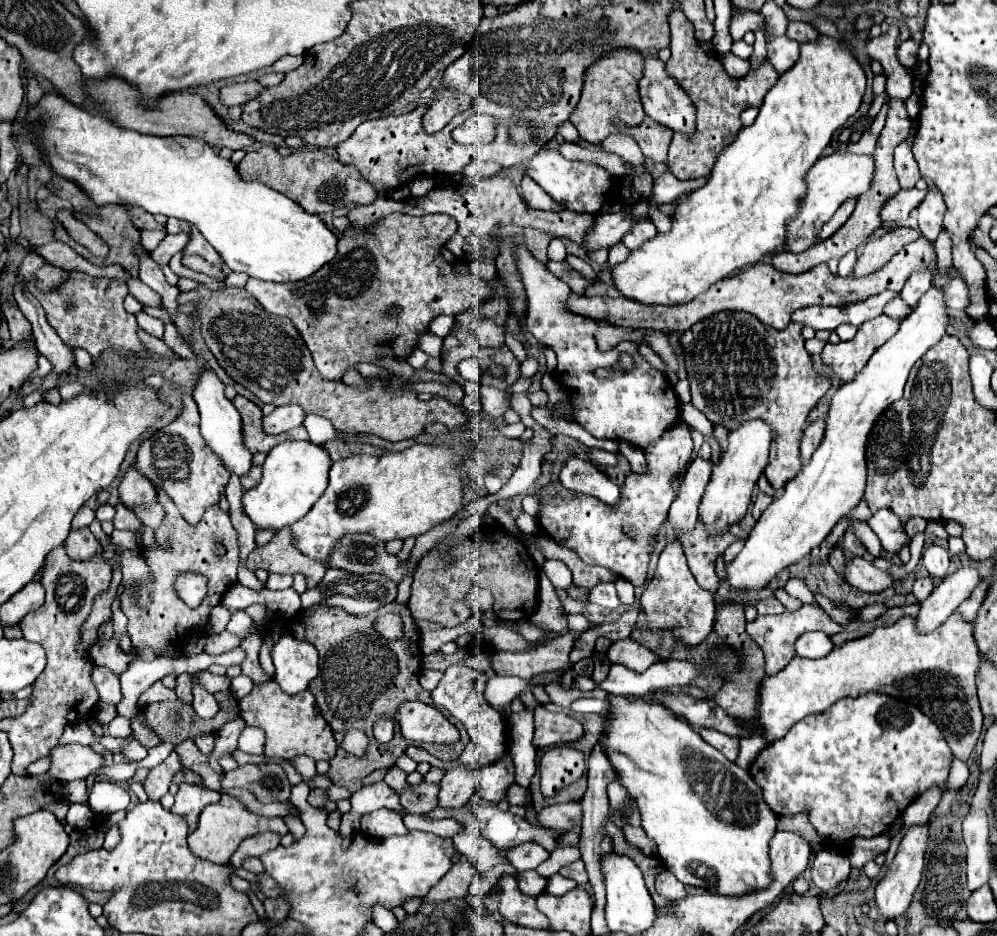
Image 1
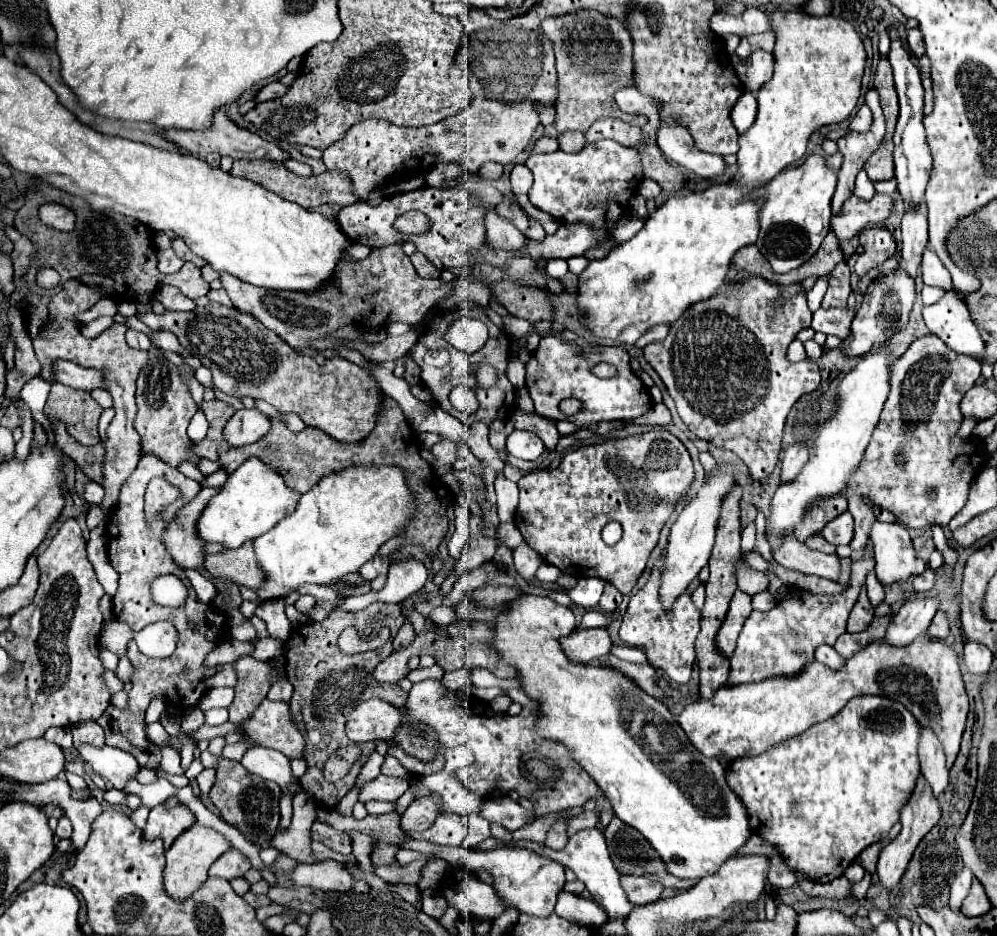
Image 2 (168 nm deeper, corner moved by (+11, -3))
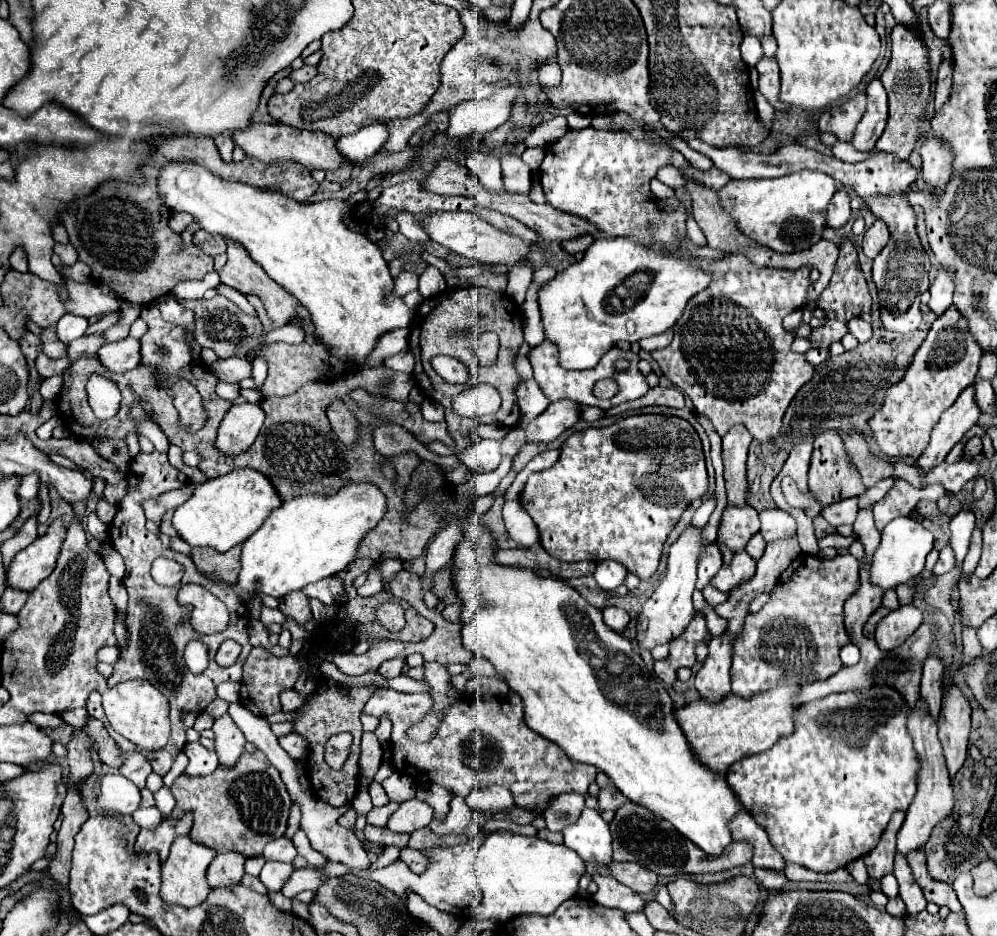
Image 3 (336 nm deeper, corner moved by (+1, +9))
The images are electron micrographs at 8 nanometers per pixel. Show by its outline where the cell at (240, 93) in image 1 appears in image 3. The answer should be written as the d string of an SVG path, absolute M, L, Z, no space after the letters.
M303 65L301 69L297 69L297 71L291 71L291 75L289 75L289 77L291 77L295 83L301 83L301 81L311 81L315 75L317 75L317 67Z

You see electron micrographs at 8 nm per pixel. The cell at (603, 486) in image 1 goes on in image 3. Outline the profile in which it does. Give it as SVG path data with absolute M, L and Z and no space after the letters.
M527 379L527 381L521 381L517 387L517 403L525 419L535 419L547 409L551 401L547 401L547 397L543 395L543 391L533 379Z

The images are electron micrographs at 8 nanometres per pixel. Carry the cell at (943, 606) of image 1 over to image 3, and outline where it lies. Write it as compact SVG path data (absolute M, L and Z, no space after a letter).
M901 605L899 609L891 611L887 617L879 621L875 631L875 641L883 651L893 651L899 647L915 629L923 623L923 611L915 605Z

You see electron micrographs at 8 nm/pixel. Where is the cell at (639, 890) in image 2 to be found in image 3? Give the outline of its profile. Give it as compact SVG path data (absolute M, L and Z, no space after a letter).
M613 863L611 875L619 883L633 889L635 893L651 893L659 883L657 873L651 873L649 869L637 865L637 863Z

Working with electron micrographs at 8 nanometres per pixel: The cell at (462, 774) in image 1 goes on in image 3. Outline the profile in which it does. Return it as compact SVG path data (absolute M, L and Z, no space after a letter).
M415 797L415 799L401 803L401 807L391 815L387 827L397 833L413 833L415 829L427 827L431 819L433 819L431 807L425 801L419 801Z

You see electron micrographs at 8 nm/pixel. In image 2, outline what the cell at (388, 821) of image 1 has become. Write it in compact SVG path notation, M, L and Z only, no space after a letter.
M407 841L401 847L413 849L417 853L433 853L441 859L445 859L449 865L463 865L465 869L479 873L485 871L491 877L491 887L495 895L501 899L501 905L505 909L515 907L519 913L529 913L533 917L547 917L553 913L557 895L563 891L565 885L565 867L561 863L549 861L547 857L537 855L531 849L525 847L511 847L511 845L501 845L491 851L475 851L475 849L465 849L465 847L439 847L427 841Z

